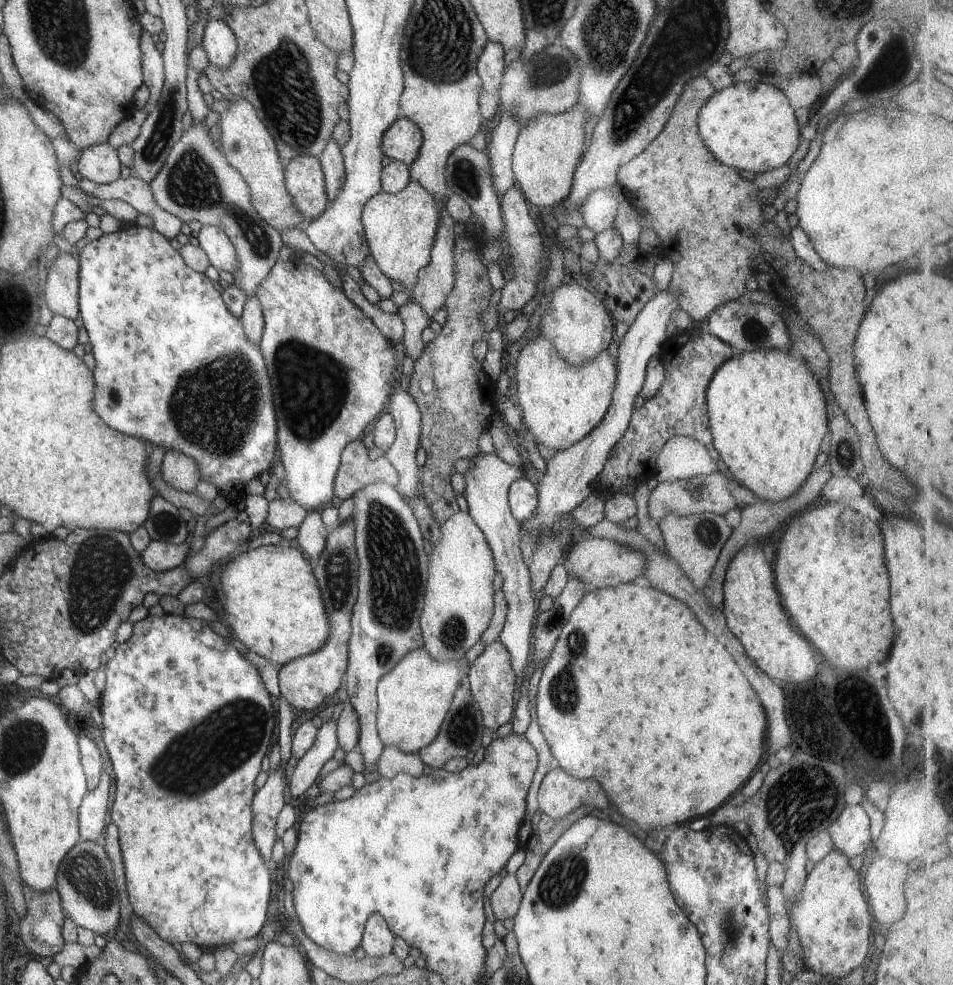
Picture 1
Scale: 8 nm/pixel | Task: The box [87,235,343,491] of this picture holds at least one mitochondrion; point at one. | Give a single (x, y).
(214, 406)

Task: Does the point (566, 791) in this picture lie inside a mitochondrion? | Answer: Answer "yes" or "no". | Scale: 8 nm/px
no

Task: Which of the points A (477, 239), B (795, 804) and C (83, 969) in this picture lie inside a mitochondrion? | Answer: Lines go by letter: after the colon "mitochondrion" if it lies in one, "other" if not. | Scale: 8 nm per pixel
A: other
B: mitochondrion
C: other

